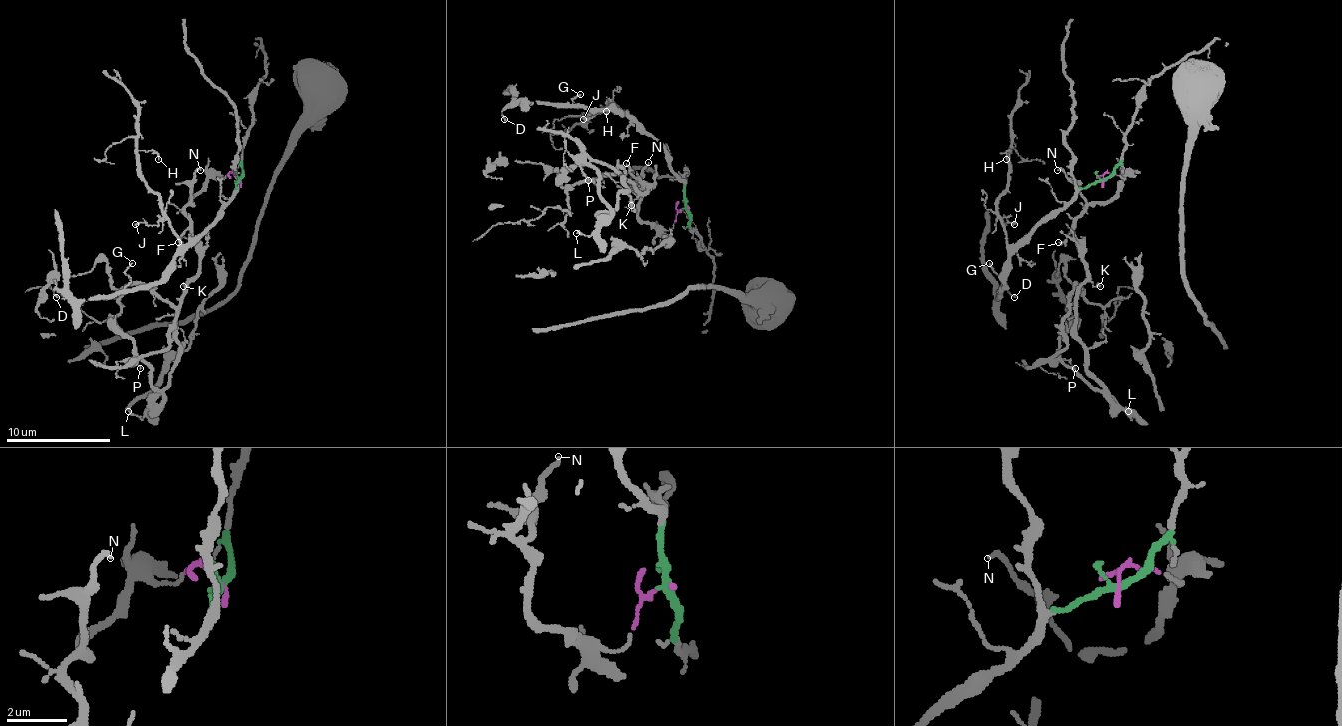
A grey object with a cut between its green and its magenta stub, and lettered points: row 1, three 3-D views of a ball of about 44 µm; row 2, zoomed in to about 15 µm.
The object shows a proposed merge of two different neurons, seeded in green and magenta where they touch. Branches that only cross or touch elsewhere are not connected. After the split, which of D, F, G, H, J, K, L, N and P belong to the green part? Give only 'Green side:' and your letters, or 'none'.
Green side: D, G, H, J

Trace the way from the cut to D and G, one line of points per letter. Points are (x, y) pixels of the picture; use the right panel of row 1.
D: (1104, 180), (1077, 193), (1062, 208), (1046, 214), (1012, 253), (996, 300), (1004, 290), (1015, 298)
G: (1104, 180), (1077, 193), (1062, 208), (1046, 214), (1012, 253), (1001, 284), (988, 263)

